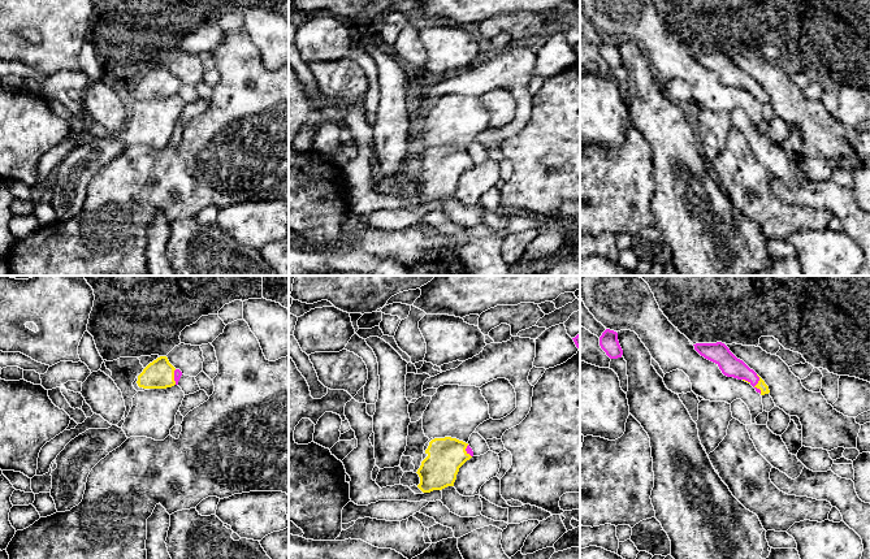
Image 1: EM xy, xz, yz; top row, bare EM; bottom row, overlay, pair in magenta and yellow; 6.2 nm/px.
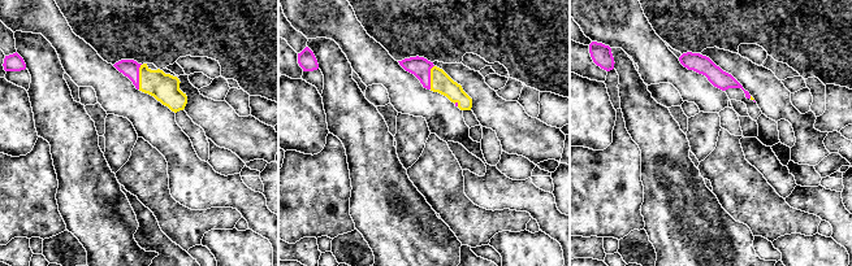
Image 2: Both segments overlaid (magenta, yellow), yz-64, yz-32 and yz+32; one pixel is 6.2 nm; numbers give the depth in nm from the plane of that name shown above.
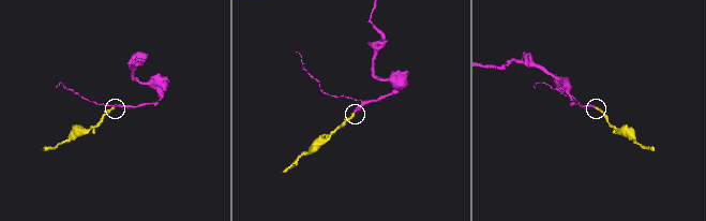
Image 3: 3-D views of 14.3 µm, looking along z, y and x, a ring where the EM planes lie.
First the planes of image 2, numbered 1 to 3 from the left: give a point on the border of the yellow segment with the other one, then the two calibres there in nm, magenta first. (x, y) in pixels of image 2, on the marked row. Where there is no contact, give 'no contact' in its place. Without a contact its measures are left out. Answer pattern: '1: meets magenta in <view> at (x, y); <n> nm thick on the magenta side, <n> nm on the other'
1: meets magenta in yz-64 at (138, 77); 110 nm thick on the magenta side, 180 nm on the other
2: meets magenta in yz-32 at (429, 77); 120 nm thick on the magenta side, 130 nm on the other
3: no contact

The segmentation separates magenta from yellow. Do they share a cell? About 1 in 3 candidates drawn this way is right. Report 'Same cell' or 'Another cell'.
Same cell

